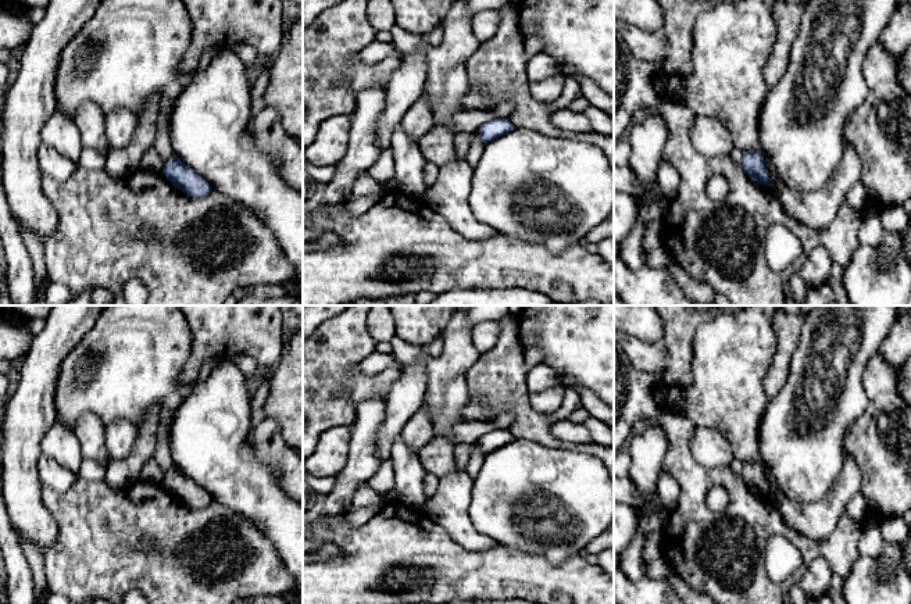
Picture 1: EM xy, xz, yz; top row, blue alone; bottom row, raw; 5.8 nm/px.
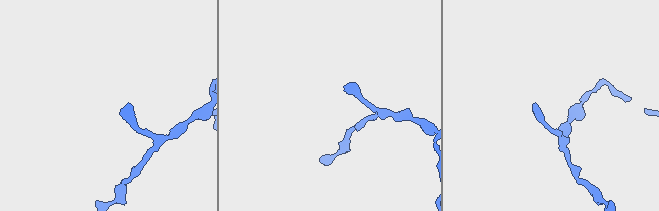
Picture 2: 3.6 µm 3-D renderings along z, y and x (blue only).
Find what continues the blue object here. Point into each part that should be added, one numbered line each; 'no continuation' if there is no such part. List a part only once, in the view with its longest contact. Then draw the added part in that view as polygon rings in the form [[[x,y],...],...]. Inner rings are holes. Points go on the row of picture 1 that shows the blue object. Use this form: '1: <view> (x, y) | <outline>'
no continuation

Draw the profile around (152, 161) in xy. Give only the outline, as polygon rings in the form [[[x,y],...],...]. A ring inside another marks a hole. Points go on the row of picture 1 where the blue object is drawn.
[[[151,146],[149,147],[140,161],[140,168],[147,171],[158,171],[161,172],[164,168],[162,158],[157,154],[156,149]]]

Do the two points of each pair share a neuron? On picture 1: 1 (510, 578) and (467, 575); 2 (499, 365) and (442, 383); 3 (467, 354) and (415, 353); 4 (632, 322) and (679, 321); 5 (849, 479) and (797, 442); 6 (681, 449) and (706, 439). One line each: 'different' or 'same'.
1: same
2: different
3: same
4: different
5: different
6: different

